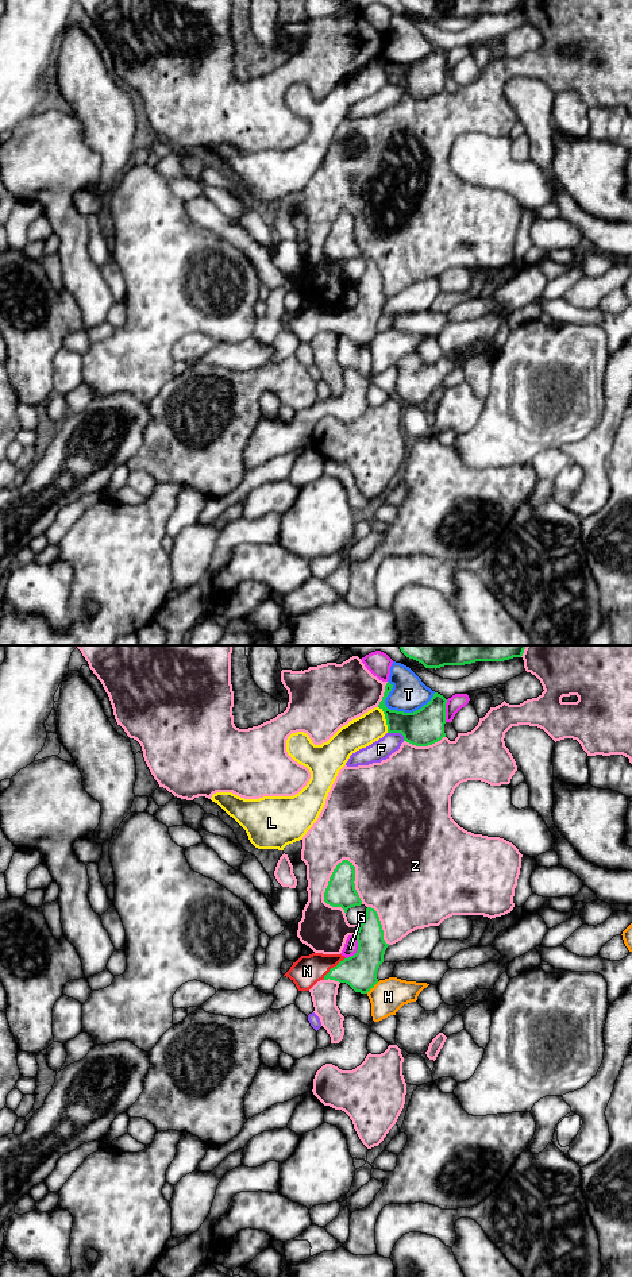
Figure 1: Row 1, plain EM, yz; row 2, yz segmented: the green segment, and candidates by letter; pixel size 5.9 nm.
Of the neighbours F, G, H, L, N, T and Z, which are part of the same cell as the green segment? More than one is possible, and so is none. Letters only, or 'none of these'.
N

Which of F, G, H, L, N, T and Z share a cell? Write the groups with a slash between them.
F / G / H / L / N / T / Z

